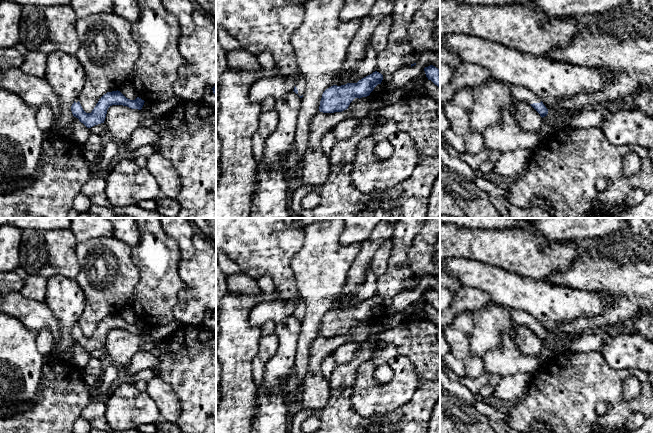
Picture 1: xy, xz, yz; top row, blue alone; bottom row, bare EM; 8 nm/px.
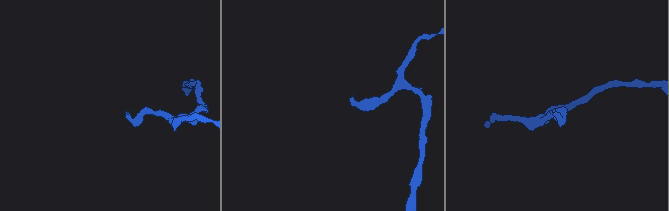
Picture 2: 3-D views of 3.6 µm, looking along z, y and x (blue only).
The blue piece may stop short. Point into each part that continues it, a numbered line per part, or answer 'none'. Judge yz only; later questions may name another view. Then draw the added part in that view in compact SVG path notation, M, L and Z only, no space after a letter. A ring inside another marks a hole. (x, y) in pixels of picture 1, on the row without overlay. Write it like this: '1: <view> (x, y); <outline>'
1: yz (522, 318); M511 309L512 319L518 326L526 326L528 328L540 327L540 322L530 313L522 309Z

